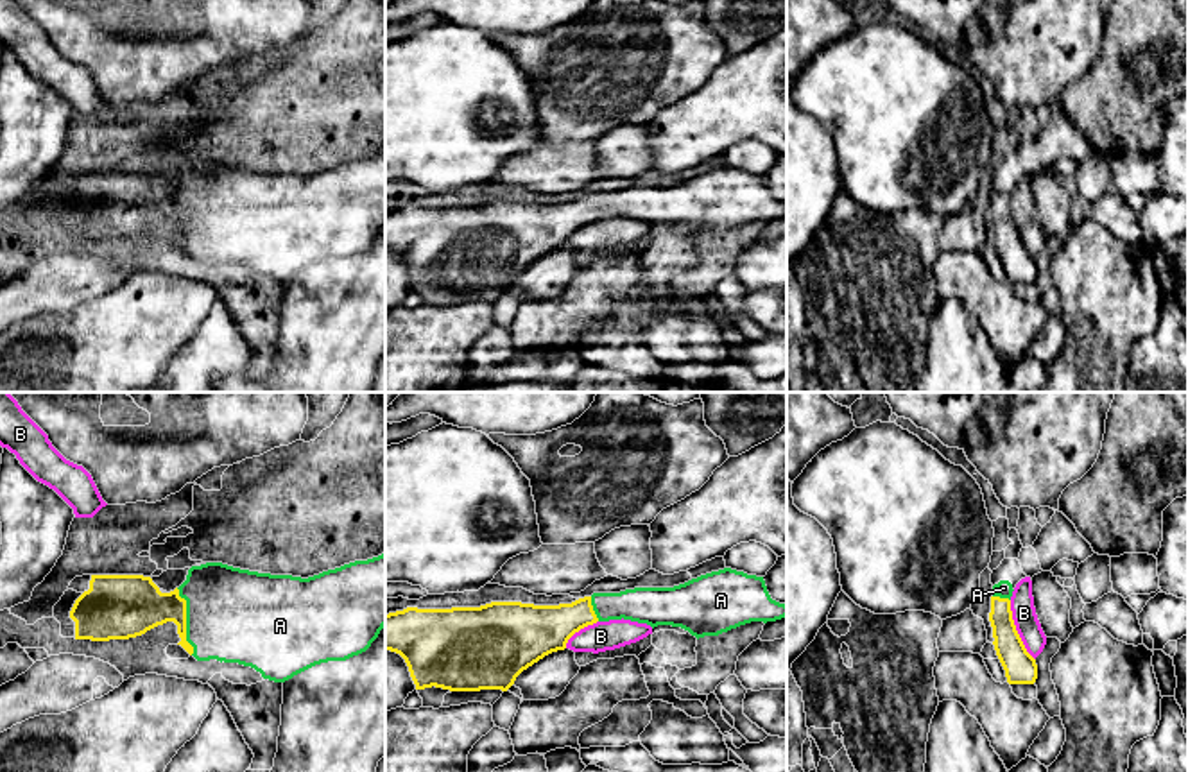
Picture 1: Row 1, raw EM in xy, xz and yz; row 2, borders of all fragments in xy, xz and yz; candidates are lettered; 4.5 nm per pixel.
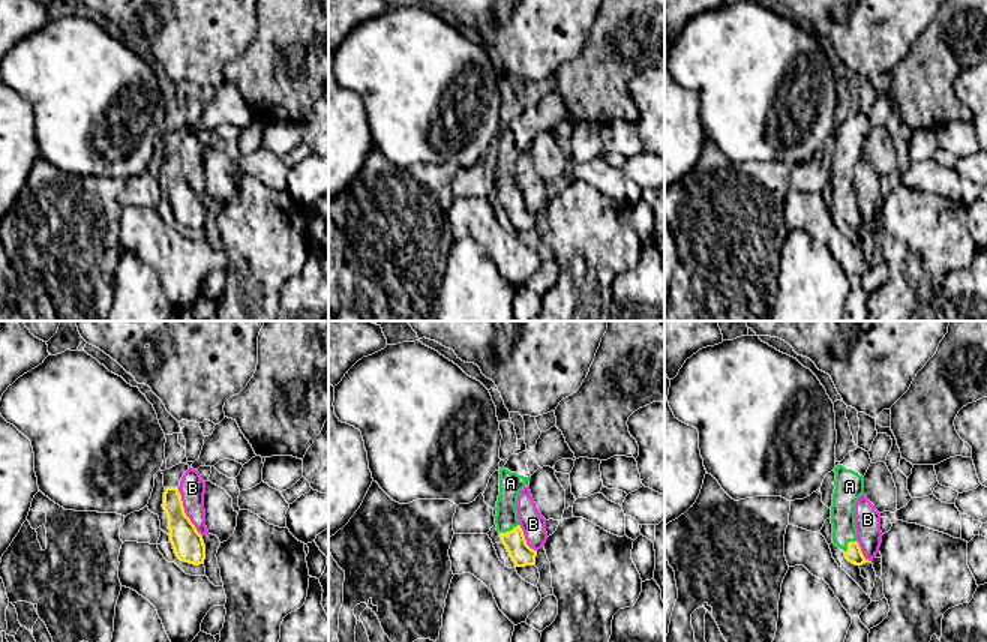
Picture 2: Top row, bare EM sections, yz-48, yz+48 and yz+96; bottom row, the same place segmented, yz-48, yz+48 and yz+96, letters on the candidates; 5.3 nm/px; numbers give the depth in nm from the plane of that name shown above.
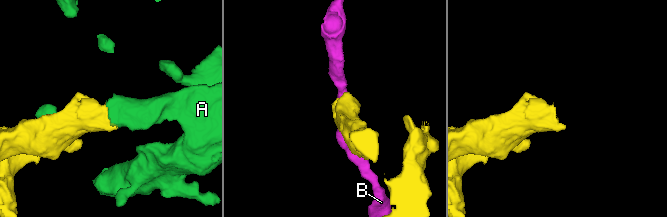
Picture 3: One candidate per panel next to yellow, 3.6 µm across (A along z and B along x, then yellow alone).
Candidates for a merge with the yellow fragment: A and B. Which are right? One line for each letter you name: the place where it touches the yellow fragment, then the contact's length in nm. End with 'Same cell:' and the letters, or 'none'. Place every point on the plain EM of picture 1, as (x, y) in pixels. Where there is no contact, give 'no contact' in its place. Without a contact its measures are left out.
A: contact xy (185, 221); length 320 nm
Same cell: A

